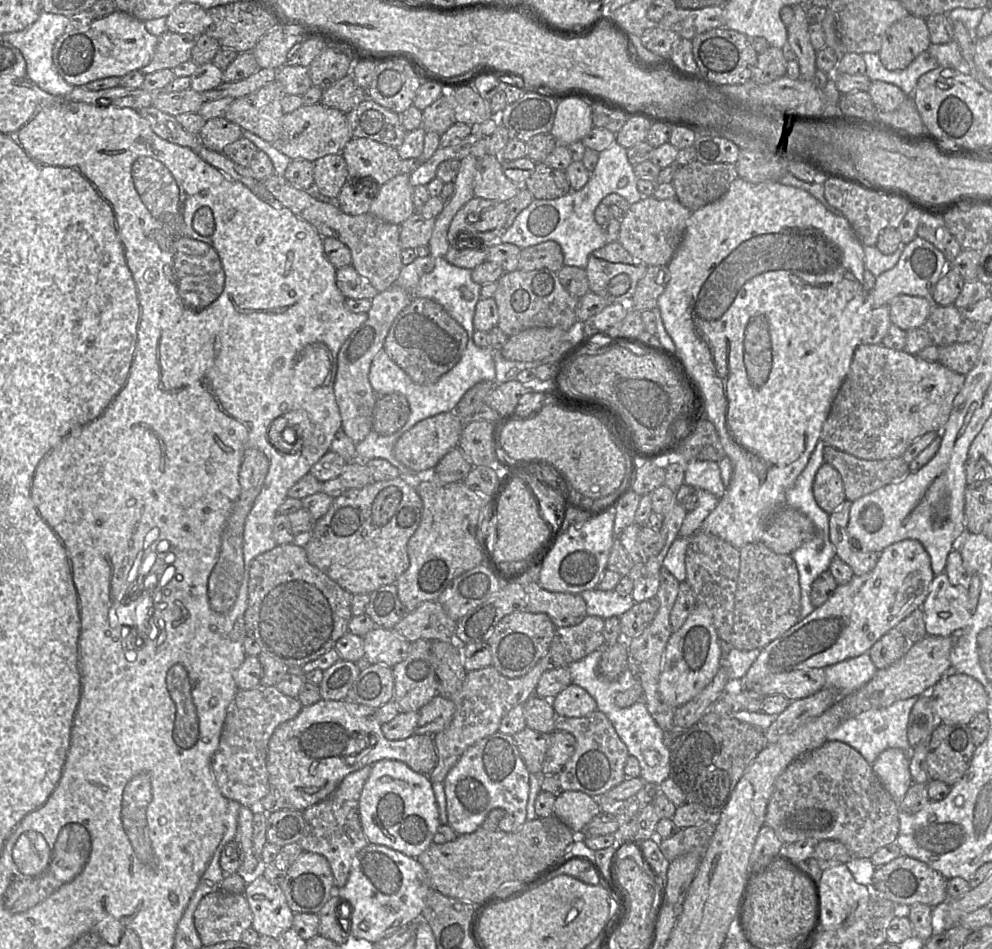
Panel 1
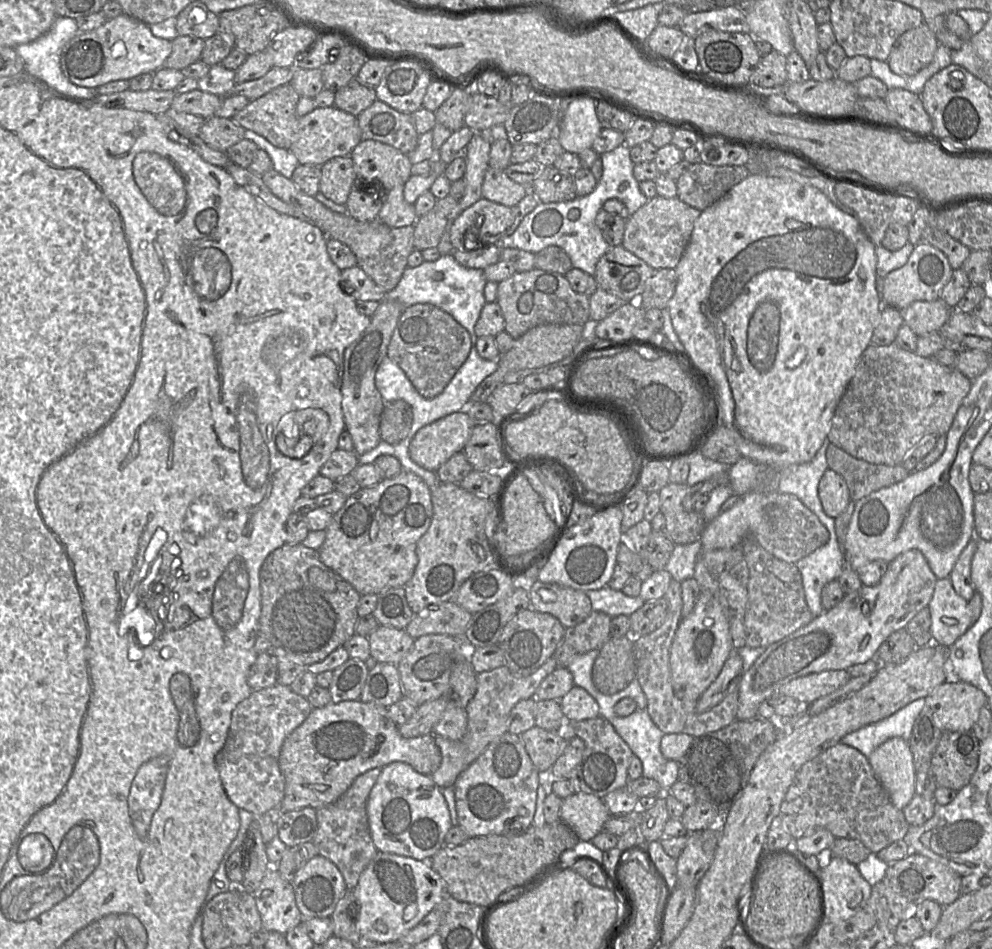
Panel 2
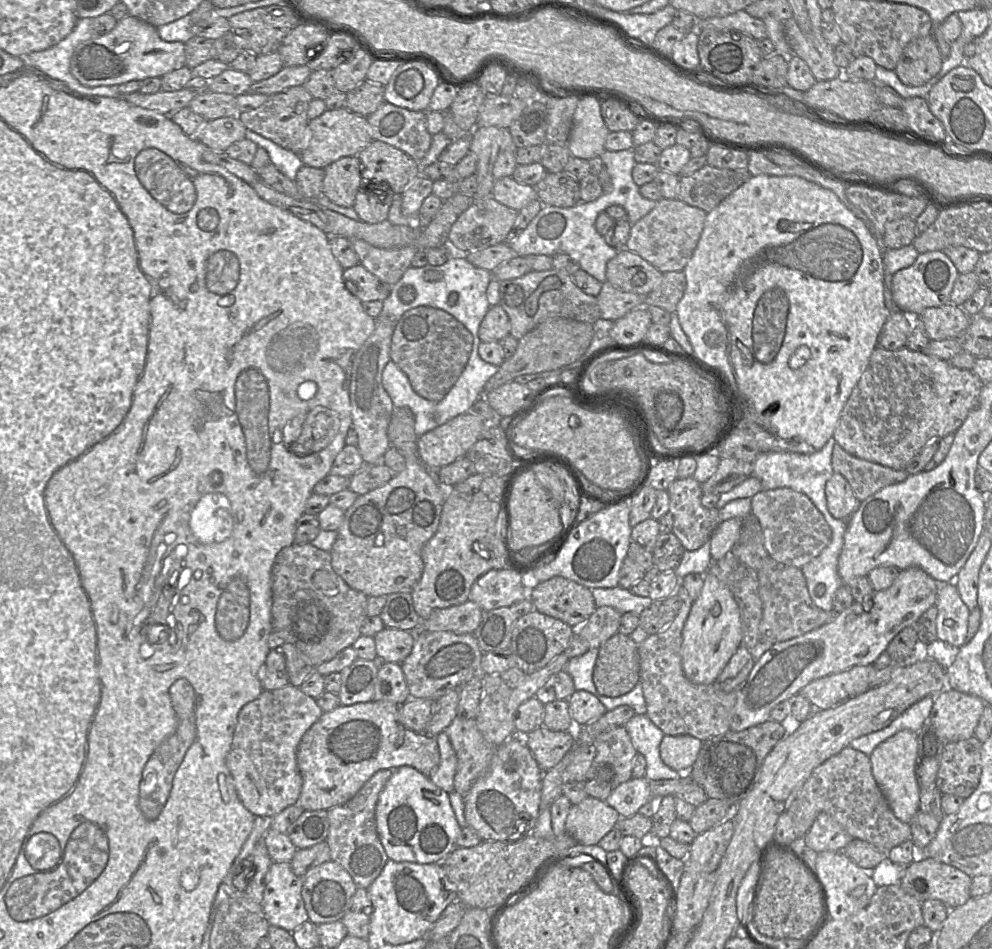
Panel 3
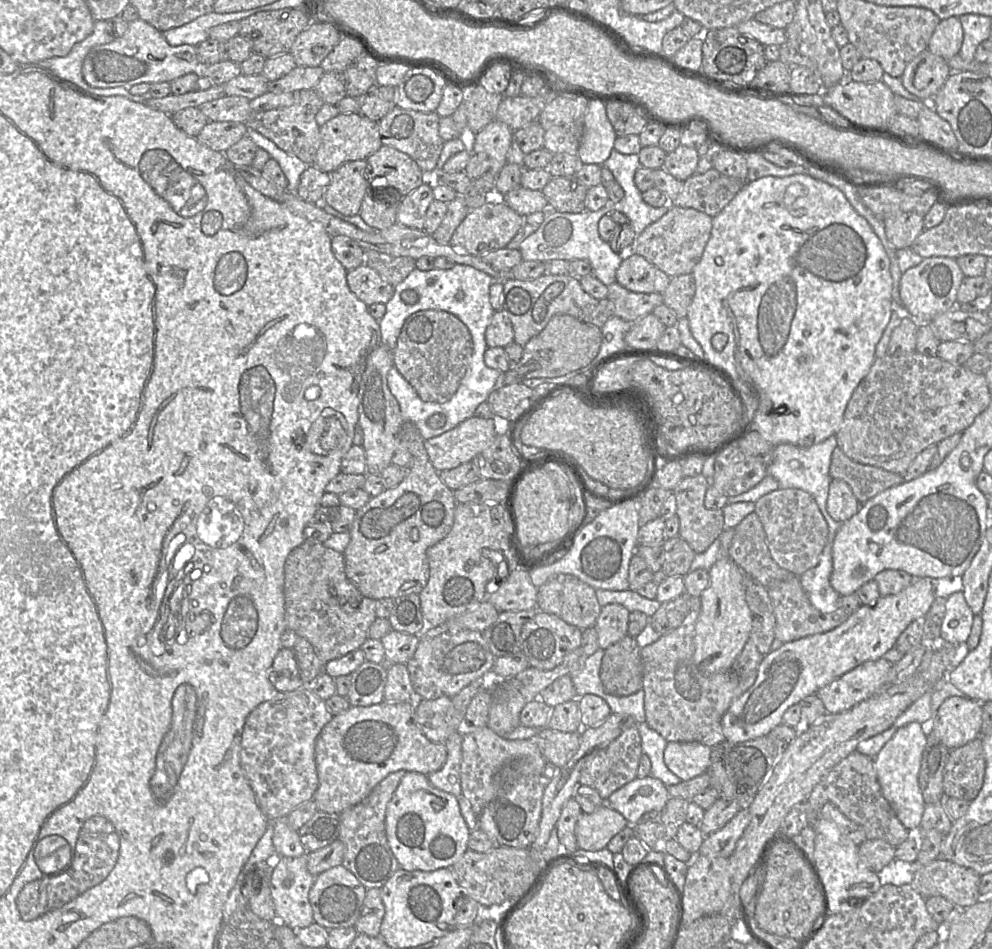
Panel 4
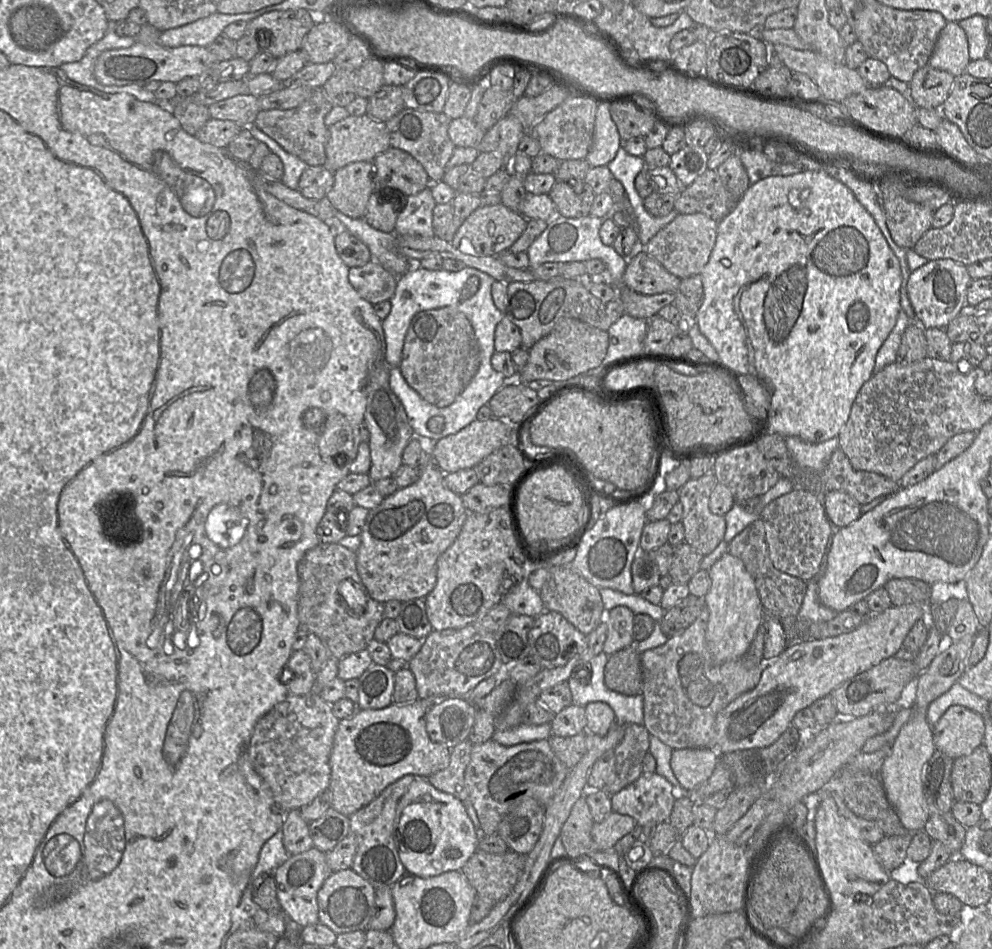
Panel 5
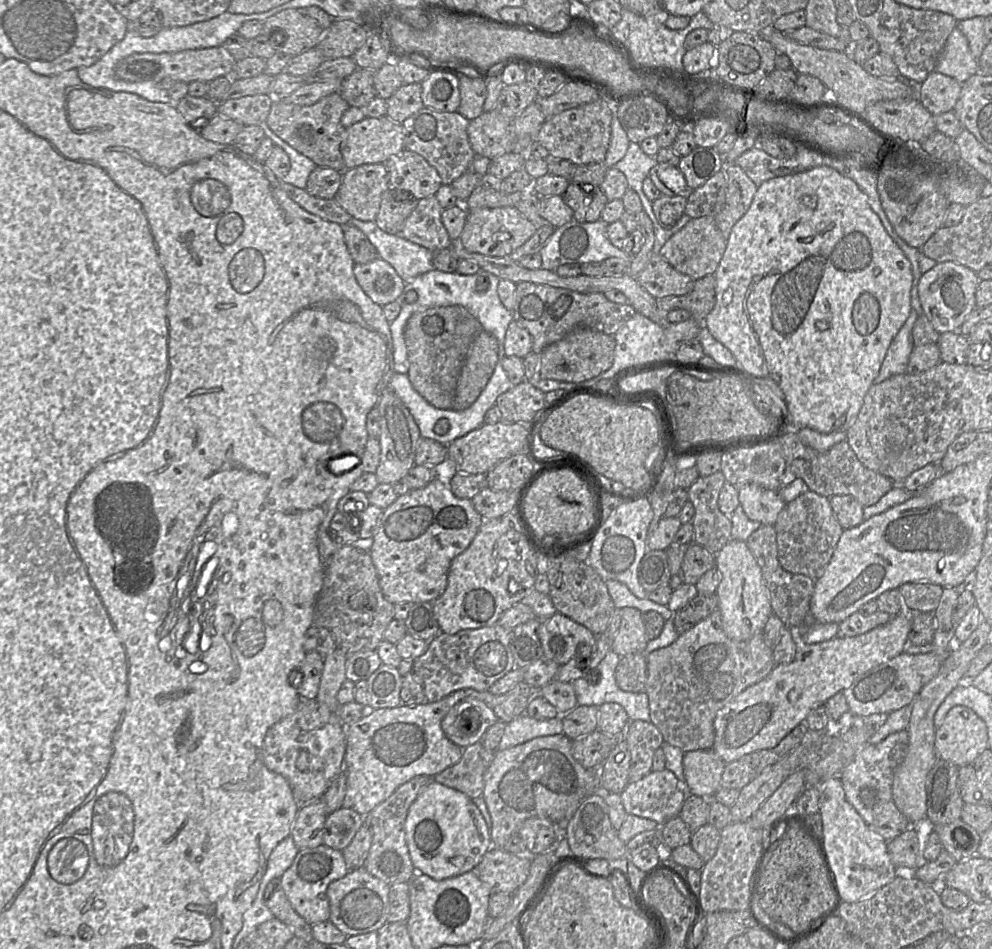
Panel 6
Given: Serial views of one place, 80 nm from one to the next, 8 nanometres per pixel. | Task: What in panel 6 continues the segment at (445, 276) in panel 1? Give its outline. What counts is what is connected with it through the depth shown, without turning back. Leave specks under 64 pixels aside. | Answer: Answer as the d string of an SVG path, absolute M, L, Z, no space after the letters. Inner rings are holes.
M481 268L473 275L461 275L457 272L446 273L433 269L418 275L413 281L407 281L404 291L397 299L401 304L401 311L398 317L390 323L395 372L407 374L409 370L409 361L404 339L404 330L409 318L413 314L428 308L461 305L468 309L479 320L483 330L494 334L499 343L504 345L507 328L513 321L513 312L506 309L499 299L497 291L499 282L500 278Z

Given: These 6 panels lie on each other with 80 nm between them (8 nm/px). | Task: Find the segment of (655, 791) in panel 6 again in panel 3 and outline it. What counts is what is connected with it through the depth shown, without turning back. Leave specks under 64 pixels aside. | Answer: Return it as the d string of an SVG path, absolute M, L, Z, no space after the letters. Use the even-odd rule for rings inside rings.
M643 777L631 778L622 783L604 801L615 809L621 818L627 818L638 813L643 805L653 799L649 780Z

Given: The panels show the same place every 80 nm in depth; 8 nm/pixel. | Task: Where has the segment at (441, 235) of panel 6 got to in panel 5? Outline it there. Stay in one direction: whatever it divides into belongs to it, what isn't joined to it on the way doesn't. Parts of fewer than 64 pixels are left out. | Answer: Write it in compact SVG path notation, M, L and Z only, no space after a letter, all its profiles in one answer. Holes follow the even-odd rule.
M430 186L415 195L409 195L406 205L397 217L394 233L396 235L435 236L433 210L436 204Z

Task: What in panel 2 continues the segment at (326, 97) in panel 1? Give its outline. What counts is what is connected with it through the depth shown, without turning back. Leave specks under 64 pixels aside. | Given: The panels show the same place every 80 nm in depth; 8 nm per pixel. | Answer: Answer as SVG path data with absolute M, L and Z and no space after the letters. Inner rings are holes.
M352 79L346 86L335 92L334 107L357 117L377 99L374 88Z

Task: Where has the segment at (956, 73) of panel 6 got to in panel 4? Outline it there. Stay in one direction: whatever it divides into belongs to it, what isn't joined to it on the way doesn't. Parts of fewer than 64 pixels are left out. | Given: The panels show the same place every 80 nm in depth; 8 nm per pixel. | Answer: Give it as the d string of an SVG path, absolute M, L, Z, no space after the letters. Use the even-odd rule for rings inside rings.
M958 17L942 19L935 28L927 49L947 61L959 54L963 37L962 25Z

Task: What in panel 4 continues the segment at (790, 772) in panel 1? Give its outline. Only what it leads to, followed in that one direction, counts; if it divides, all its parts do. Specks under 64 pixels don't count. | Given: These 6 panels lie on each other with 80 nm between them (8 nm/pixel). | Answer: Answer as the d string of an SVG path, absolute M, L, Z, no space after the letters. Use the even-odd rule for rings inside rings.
M857 750L836 764L813 788L803 803L808 825L817 820L822 806L827 802L833 803L848 819L861 826L867 839L881 839L897 847L911 834L883 796L873 758Z

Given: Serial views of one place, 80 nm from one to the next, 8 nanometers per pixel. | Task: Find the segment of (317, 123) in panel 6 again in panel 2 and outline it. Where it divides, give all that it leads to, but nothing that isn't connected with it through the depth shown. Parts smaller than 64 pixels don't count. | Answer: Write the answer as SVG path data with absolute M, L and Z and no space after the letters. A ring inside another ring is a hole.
M290 84L279 86L260 98L251 100L242 110L231 119L246 130L262 136L272 145L289 149L293 142L293 136L298 128L298 116L296 106L300 95Z

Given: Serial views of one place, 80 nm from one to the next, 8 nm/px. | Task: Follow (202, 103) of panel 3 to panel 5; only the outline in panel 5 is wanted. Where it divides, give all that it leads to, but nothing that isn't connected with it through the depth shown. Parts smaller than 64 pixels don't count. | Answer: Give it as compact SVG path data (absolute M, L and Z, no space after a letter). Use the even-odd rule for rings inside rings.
M251 94L236 95L213 103L208 109L212 118L231 120L242 127L254 126L256 116L262 110L259 97Z

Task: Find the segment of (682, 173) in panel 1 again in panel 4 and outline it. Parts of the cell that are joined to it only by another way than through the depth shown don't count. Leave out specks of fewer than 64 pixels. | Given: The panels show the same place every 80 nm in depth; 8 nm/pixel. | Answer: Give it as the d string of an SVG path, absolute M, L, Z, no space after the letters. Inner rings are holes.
M715 168L693 174L683 182L673 205L693 208L711 217L716 216L745 185L746 180L726 176Z

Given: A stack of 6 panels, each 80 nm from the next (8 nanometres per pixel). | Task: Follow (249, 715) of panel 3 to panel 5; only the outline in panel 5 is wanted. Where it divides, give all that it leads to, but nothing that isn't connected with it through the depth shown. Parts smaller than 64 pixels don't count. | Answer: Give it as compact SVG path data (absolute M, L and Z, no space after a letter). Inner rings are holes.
M318 694L288 695L263 715L254 727L249 744L249 756L257 774L270 787L275 803L283 812L300 809L311 803L328 788L331 777L330 754L339 720L332 712L332 706Z

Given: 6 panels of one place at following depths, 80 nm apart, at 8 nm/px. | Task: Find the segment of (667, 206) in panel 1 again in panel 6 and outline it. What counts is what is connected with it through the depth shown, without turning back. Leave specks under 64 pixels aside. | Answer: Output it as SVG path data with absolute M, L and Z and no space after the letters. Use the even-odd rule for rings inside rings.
M711 216L691 218L679 231L662 246L659 255L677 271L694 280L713 274L726 249L726 239Z

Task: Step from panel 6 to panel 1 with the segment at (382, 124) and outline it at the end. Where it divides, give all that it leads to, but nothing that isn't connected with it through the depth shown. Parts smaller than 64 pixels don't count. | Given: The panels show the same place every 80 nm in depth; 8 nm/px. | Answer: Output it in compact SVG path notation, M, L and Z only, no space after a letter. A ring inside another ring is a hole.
M319 104L302 105L293 112L284 113L279 138L269 143L291 160L304 159L314 162L330 154L339 154L352 138L346 114L335 108Z

